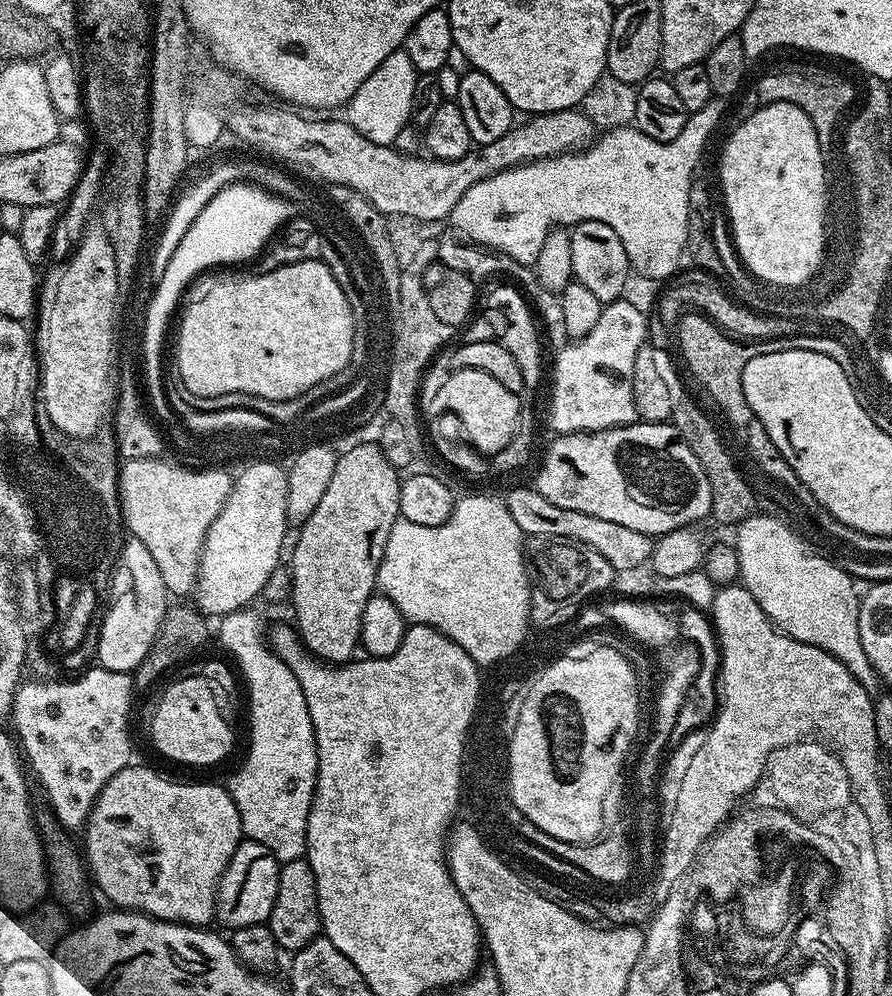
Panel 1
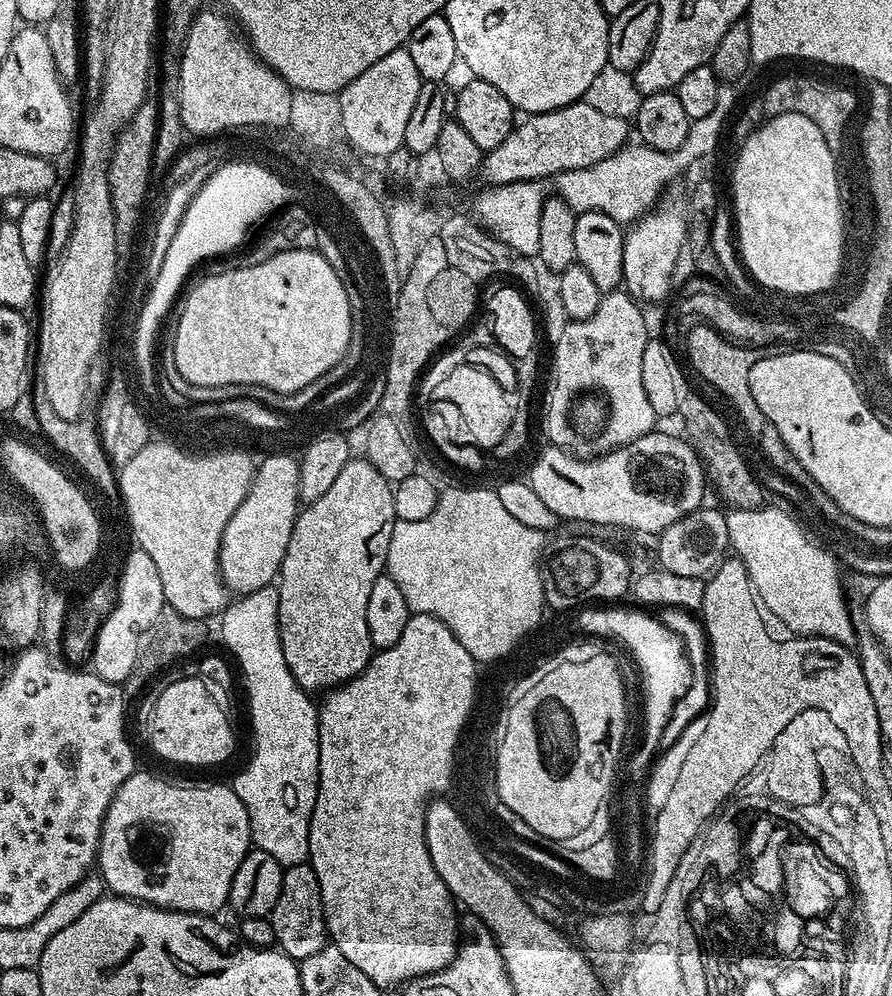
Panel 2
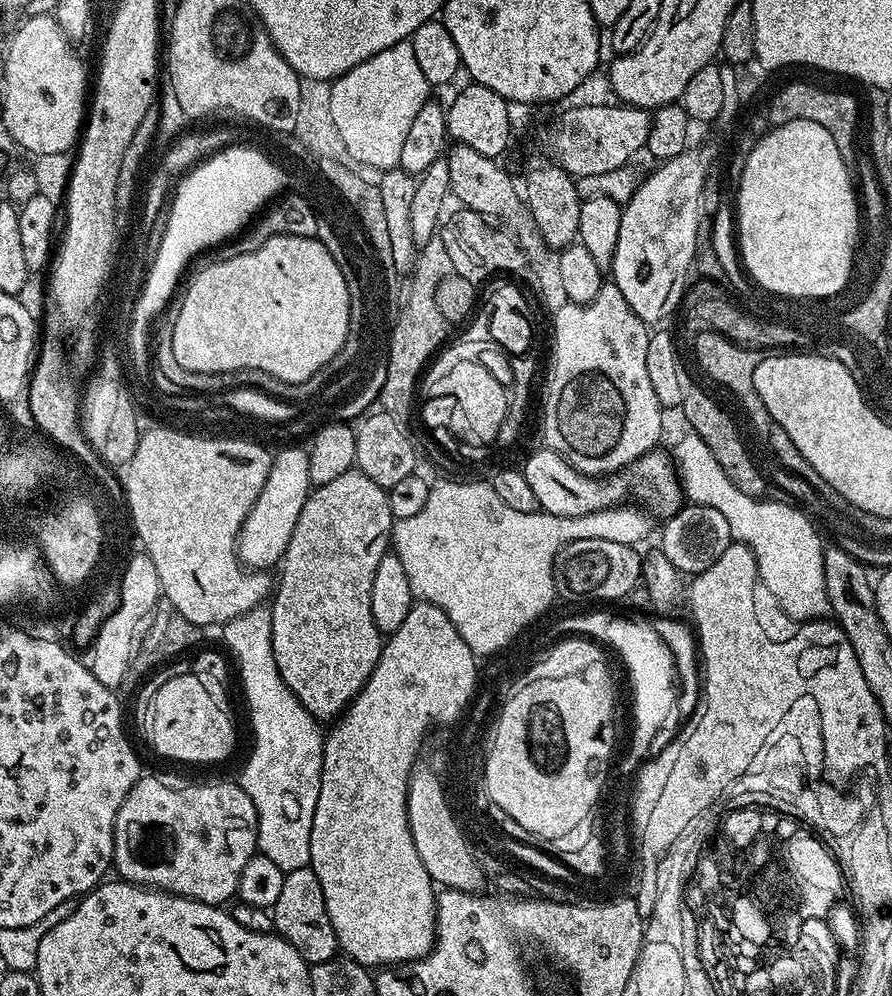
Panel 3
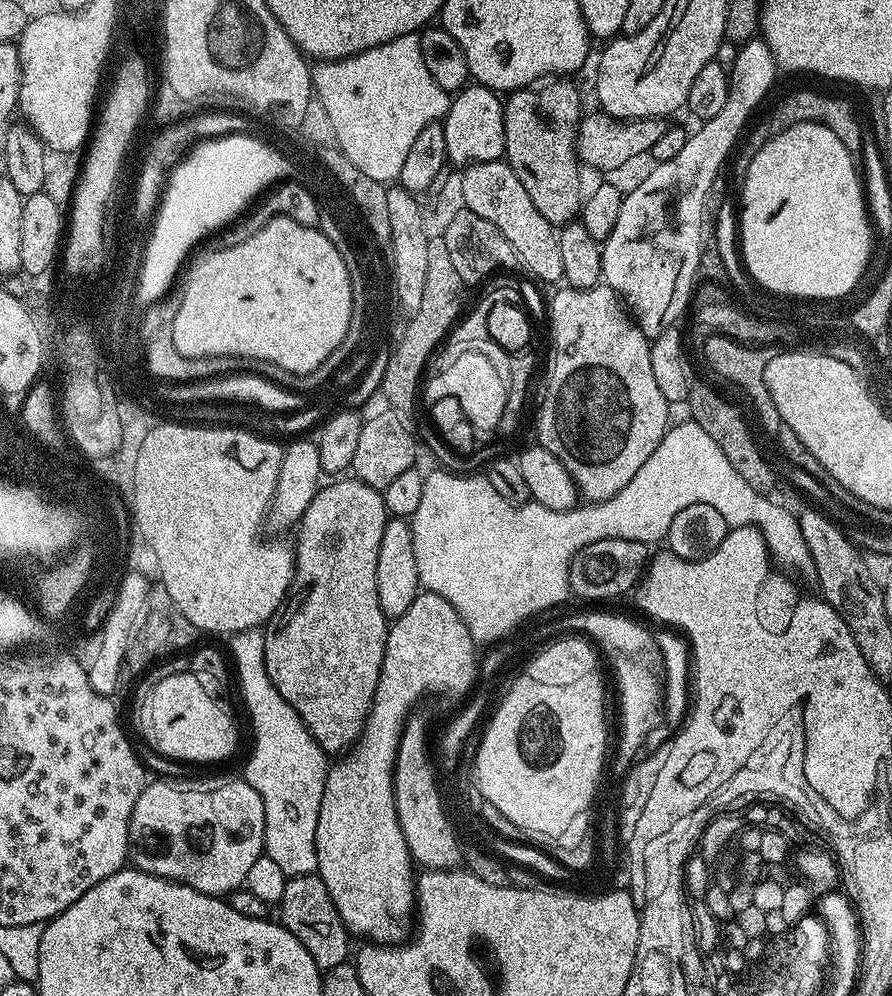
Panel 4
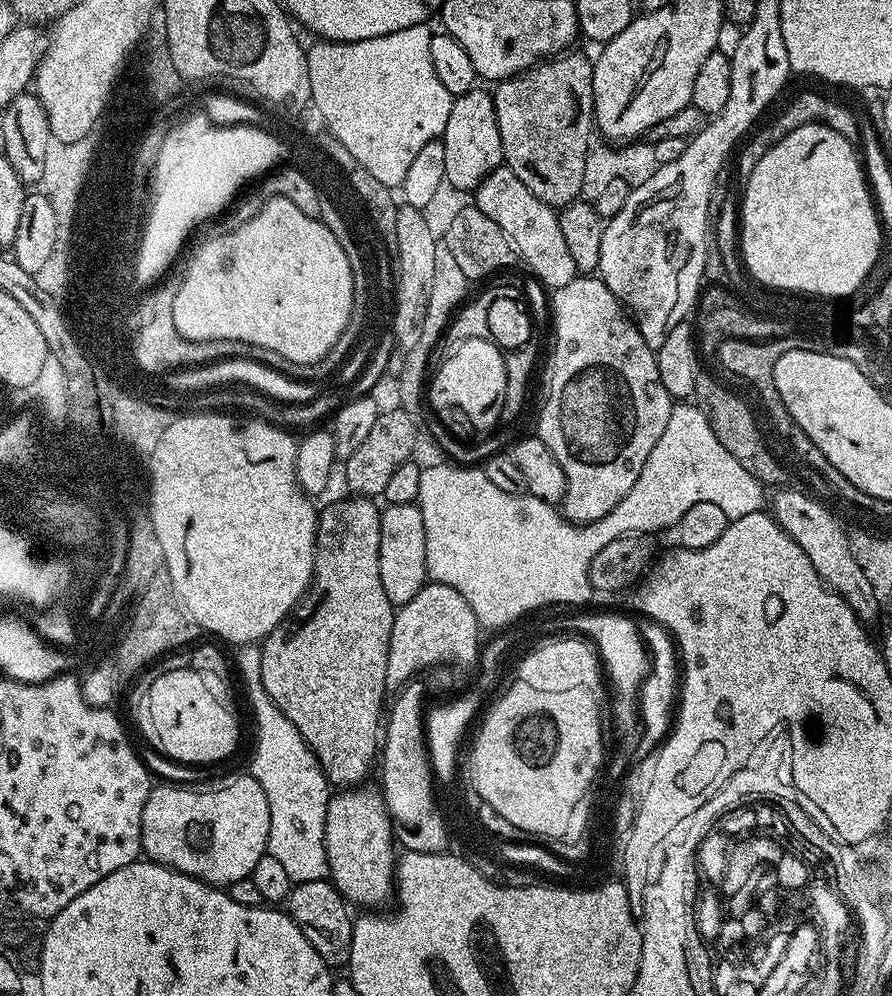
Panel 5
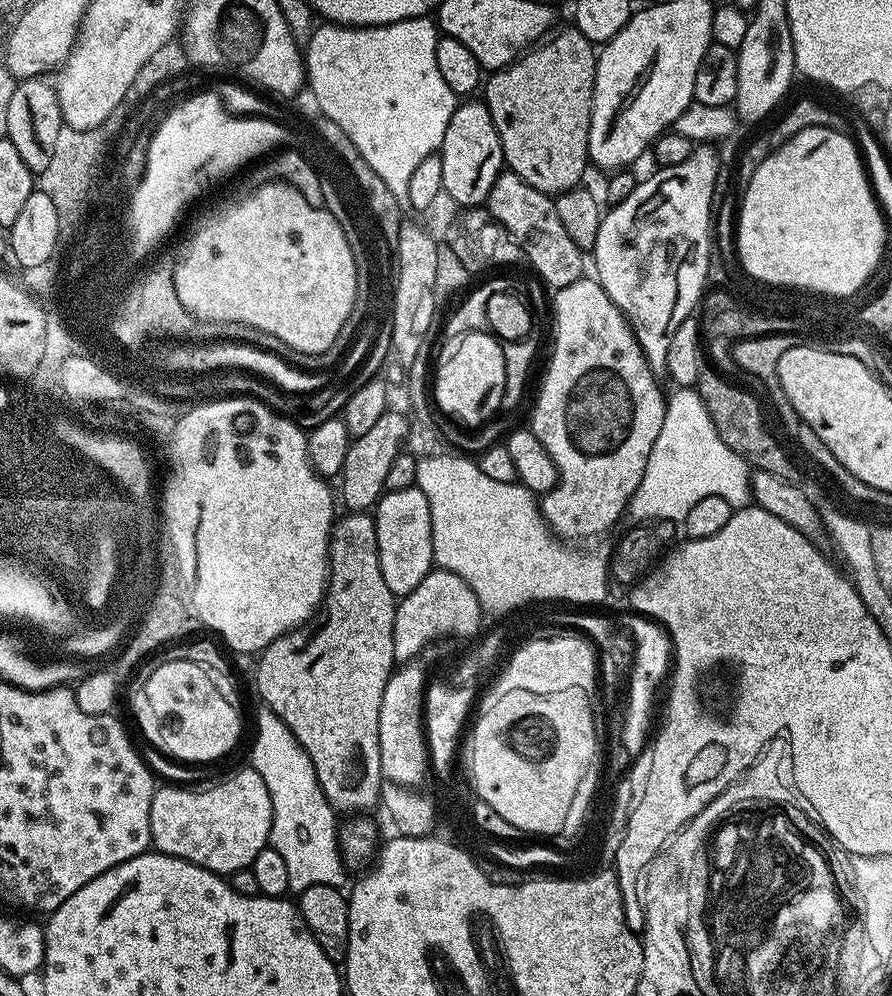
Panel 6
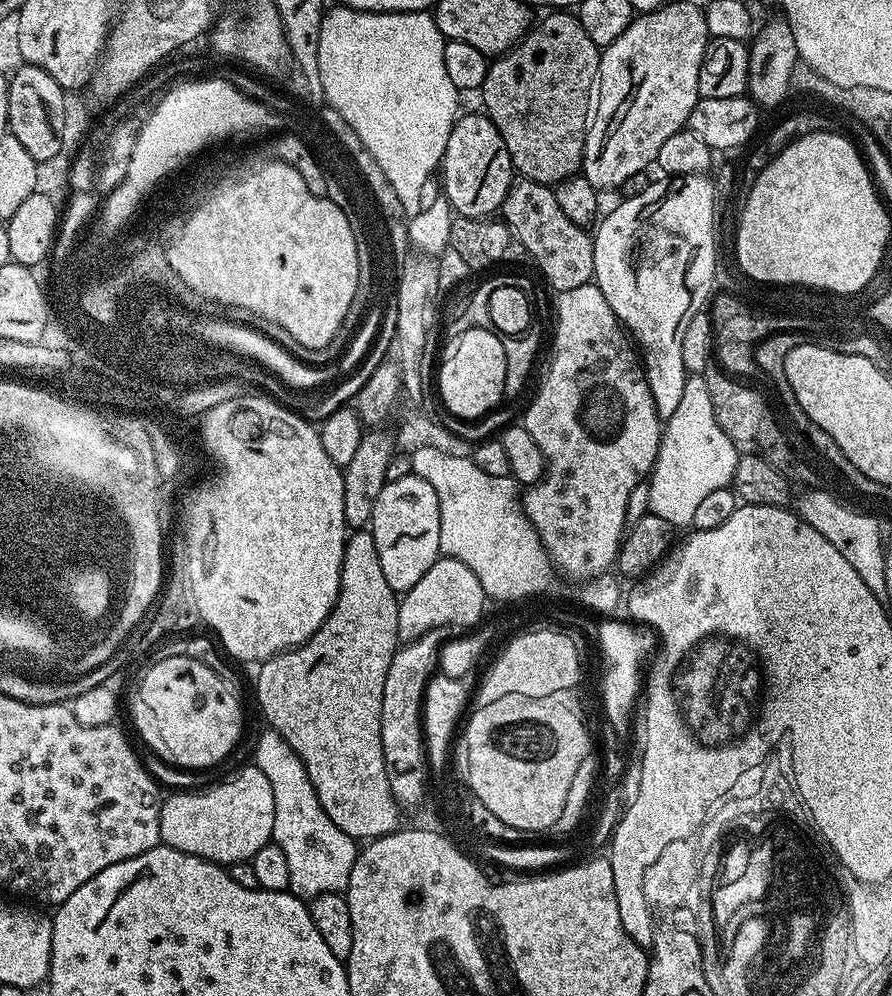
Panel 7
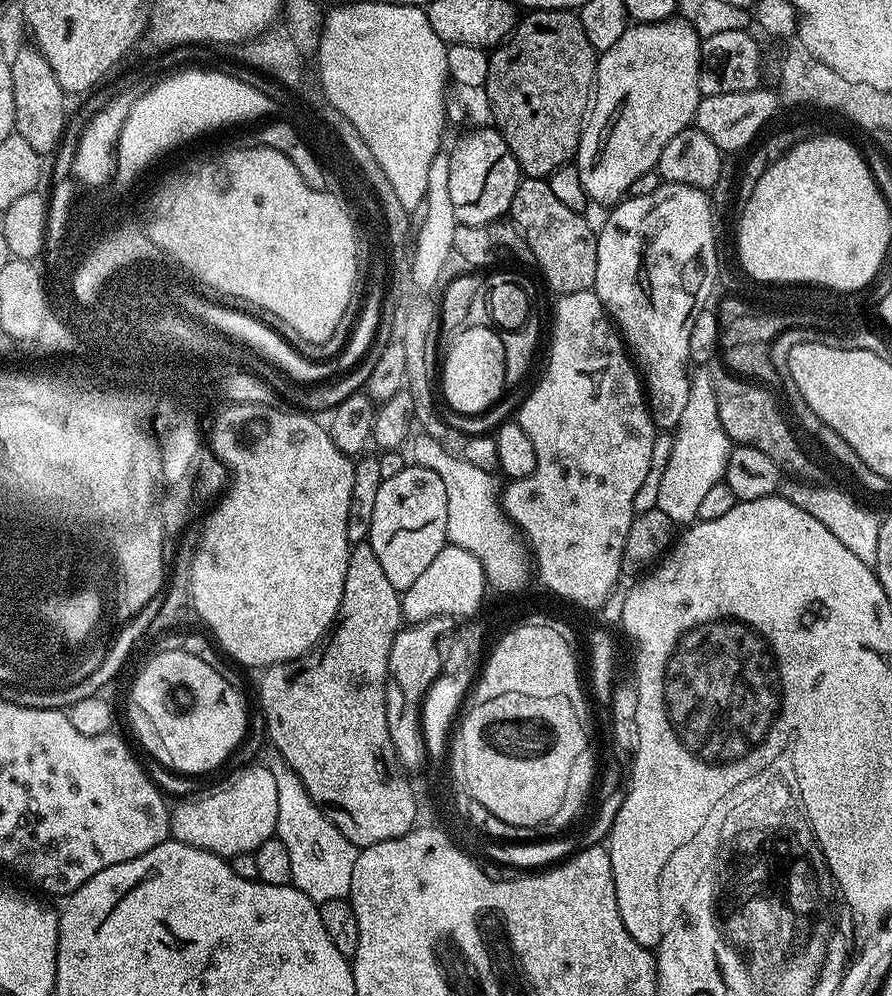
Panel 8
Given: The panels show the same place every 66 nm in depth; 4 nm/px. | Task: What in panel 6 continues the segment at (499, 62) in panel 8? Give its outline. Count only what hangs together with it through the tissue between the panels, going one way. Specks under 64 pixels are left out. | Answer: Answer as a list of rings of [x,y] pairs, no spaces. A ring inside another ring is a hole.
[[[568,26],[553,40],[547,40],[517,56],[504,68],[495,69],[489,75],[492,77],[483,81],[482,103],[490,110],[490,118],[494,118],[507,171],[524,179],[536,190],[555,198],[577,187],[583,181],[580,179],[583,178],[584,171],[590,168],[588,139],[598,52],[575,26]]]

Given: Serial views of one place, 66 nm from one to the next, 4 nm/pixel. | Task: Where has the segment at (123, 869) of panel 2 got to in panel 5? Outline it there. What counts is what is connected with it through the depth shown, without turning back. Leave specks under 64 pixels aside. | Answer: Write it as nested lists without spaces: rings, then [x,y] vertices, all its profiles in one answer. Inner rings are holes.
[[[244,774],[234,777],[221,788],[208,788],[205,792],[157,783],[142,810],[140,847],[143,855],[156,864],[165,864],[167,868],[198,878],[204,884],[227,889],[228,885],[251,877],[254,866],[258,866],[258,858],[267,853],[269,834],[270,806],[266,802],[266,794],[262,794],[262,786],[258,786],[253,776]]]

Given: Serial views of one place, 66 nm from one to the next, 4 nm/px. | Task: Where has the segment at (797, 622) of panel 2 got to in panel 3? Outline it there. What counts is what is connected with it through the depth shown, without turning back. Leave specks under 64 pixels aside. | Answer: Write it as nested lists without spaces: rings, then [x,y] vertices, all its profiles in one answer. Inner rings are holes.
[[[687,434],[676,444],[674,459],[678,465],[680,482],[684,485],[685,497],[693,504],[712,506],[719,513],[726,516],[730,524],[730,534],[733,541],[747,544],[748,549],[756,556],[756,575],[762,588],[765,588],[774,599],[780,603],[780,608],[795,622],[807,622],[819,620],[829,615],[828,591],[826,590],[826,574],[824,573],[824,549],[825,541],[820,541],[814,525],[808,521],[809,513],[803,507],[795,508],[792,504],[783,504],[780,500],[768,500],[769,498],[757,498],[750,494],[742,494],[738,486],[718,466],[718,458],[710,454],[710,446],[702,442],[695,434]]]

